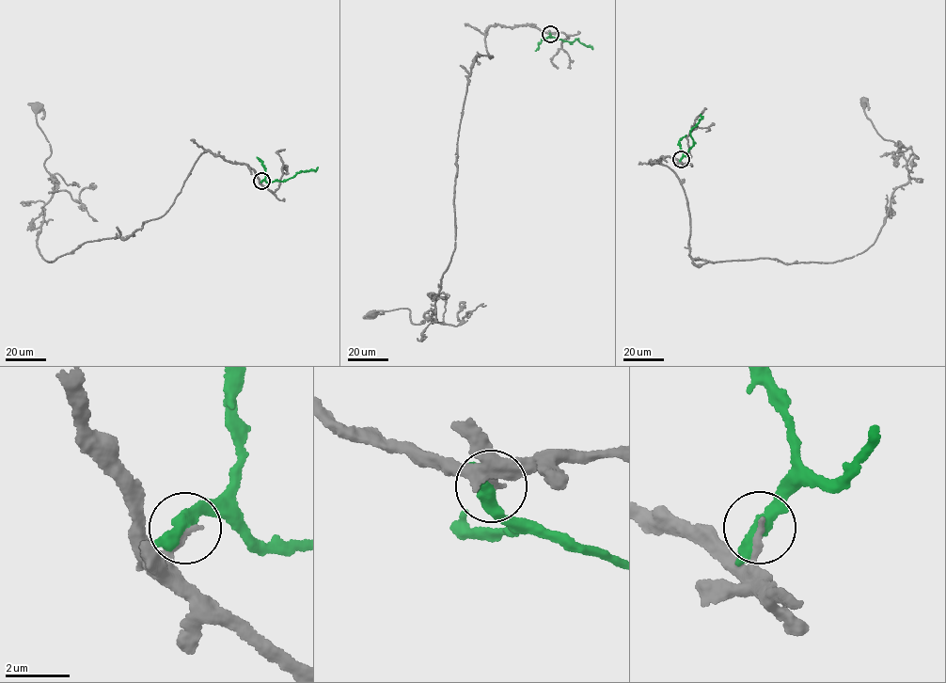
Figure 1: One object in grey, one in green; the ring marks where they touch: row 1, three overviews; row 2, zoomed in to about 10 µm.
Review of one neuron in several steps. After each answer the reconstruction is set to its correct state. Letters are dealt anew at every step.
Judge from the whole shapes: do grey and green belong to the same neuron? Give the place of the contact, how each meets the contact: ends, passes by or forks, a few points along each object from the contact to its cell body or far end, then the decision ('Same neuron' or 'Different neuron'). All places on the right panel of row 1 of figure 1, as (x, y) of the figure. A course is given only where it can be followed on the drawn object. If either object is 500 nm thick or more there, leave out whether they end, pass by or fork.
Place: (681, 159). At the ring grey ends. At the ring green passes by. Course of grey: (681, 159), (651, 164), (678, 177), (695, 265), (851, 258), (874, 243), (909, 177), (863, 101). Course of green: (681, 159), (693, 145), (690, 134), (701, 119), (701, 114). Different neuron

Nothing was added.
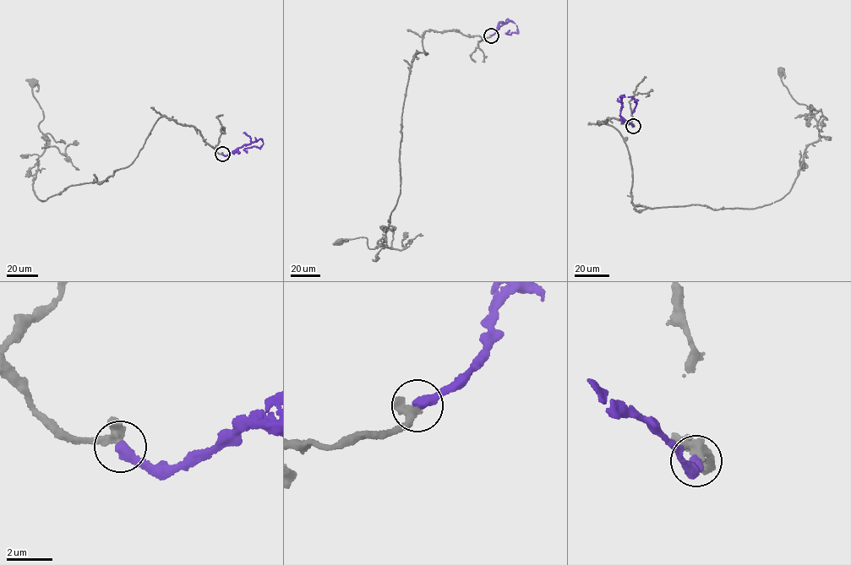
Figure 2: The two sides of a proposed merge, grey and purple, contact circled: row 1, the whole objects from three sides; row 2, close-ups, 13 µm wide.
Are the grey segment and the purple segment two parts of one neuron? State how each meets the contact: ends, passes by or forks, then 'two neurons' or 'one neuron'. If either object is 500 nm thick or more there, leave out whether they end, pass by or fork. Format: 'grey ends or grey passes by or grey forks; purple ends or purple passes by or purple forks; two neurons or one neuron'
grey passes by; purple ends; one neuron

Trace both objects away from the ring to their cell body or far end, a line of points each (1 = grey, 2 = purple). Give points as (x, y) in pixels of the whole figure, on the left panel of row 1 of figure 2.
1: (222, 154), (163, 116), (133, 162), (41, 202), (32, 185), (47, 138), (34, 82)
2: (222, 154), (226, 155), (261, 139), (263, 143), (260, 148), (247, 148), (244, 150), (247, 153)

